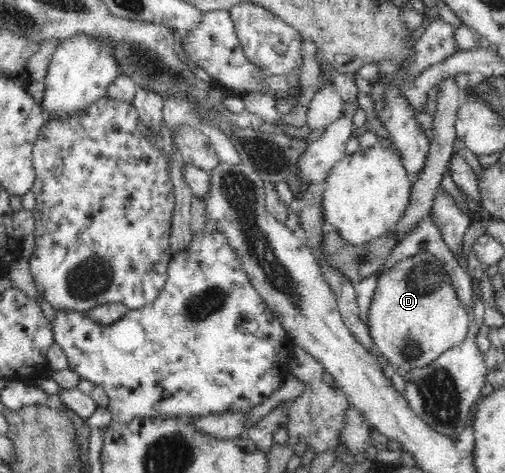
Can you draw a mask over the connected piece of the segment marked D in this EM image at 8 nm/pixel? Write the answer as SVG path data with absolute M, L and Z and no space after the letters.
M417 253L396 263L378 276L366 324L375 342L375 348L387 358L393 370L408 372L429 365L445 351L459 345L467 335L470 320L467 310L459 302L443 263L431 254Z

